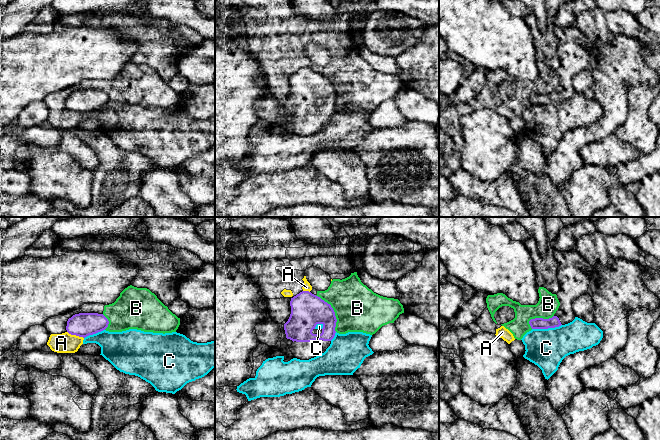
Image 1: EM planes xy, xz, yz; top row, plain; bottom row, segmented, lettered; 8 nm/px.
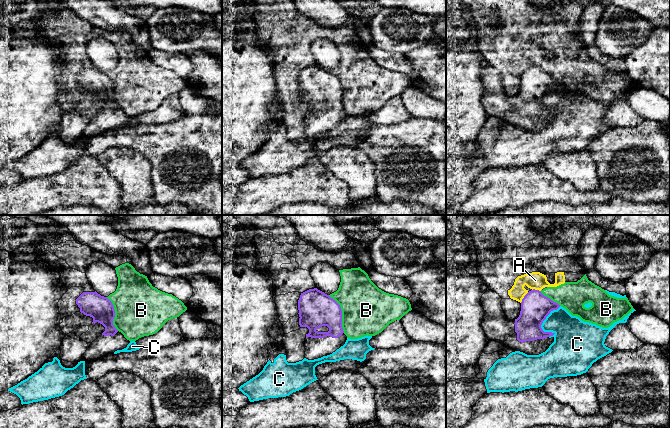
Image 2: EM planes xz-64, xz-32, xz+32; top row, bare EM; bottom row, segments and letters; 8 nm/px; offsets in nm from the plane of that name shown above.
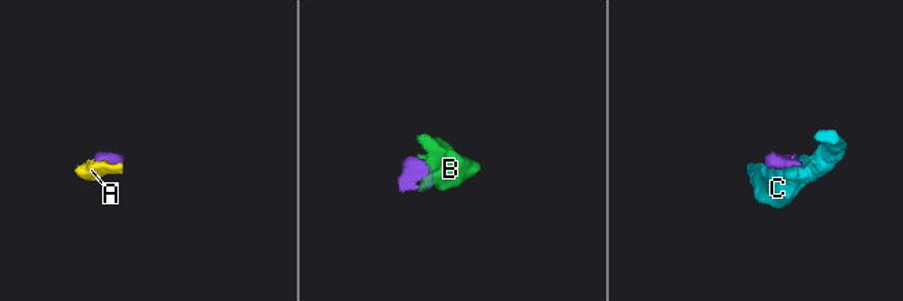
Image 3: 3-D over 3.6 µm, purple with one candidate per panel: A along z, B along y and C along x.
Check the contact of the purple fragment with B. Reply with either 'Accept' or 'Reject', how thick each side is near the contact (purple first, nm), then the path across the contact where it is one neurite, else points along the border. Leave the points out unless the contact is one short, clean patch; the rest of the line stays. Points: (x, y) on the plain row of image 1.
Reject. Thickness 280 nm (purple) against 380 nm. Boundary: xz (315, 71), (326, 77), (332, 84), (336, 95), (336, 107)

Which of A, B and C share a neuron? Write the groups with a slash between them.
A B / C

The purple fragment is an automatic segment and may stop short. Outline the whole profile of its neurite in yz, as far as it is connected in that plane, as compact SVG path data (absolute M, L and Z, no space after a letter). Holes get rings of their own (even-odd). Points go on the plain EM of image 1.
M553 26L553 29L558 38L559 67L556 71L560 82L552 94L531 95L529 100L532 105L555 104L572 98L576 93L572 80L587 69L592 50L596 46L577 26Z

